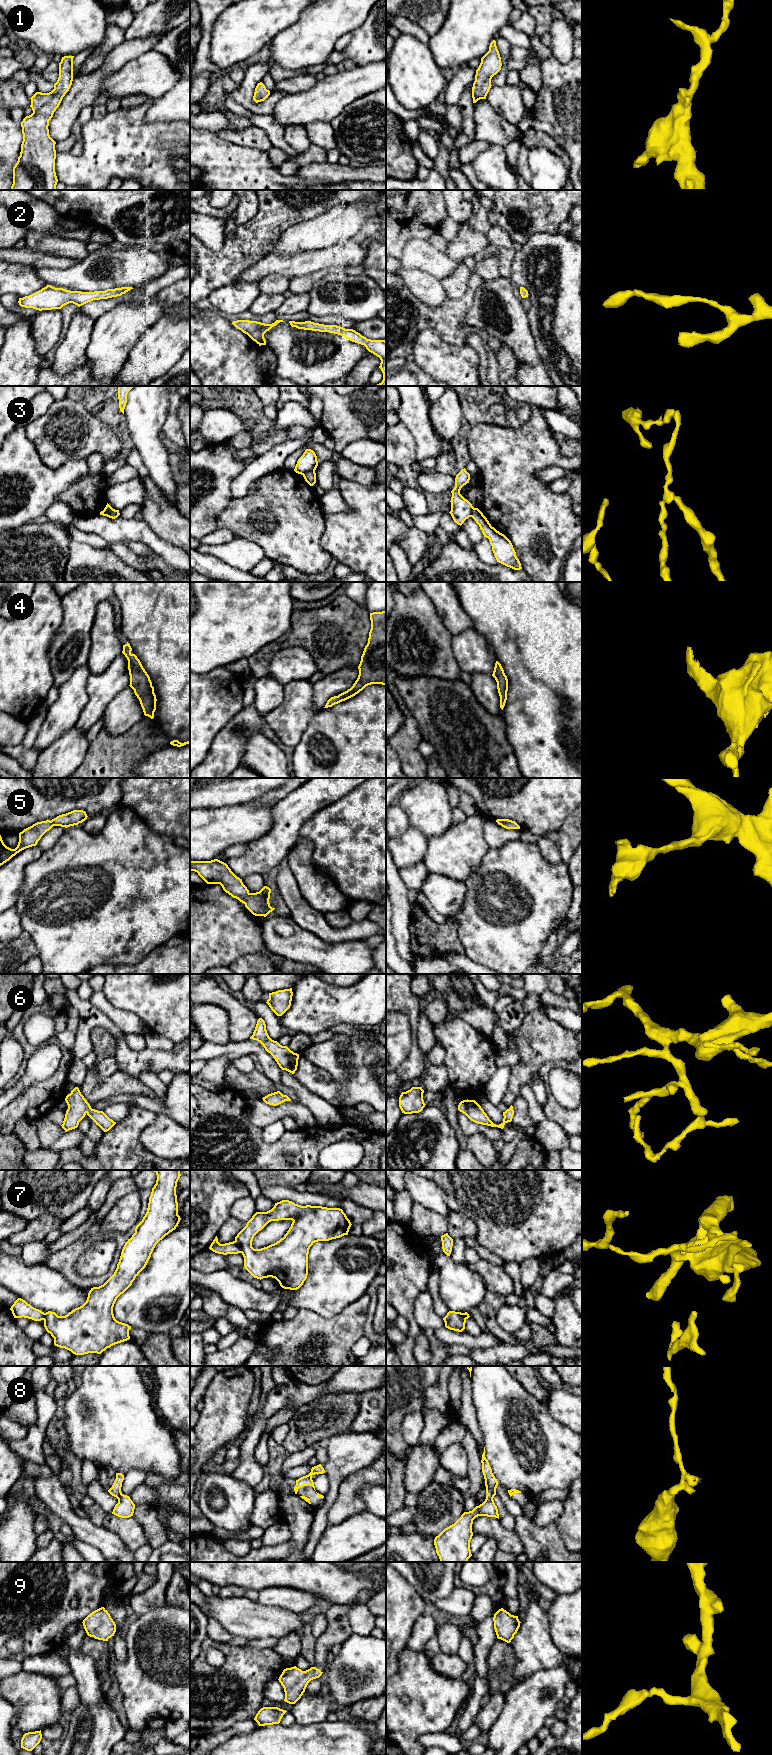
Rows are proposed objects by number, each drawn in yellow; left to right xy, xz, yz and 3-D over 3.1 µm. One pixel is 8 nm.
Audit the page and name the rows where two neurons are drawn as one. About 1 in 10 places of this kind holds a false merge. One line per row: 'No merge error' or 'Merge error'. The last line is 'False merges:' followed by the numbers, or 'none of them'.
1: No merge error
2: No merge error
3: Merge error
4: No merge error
5: No merge error
6: No merge error
7: Merge error
8: No merge error
9: No merge error
False merges: 3, 7

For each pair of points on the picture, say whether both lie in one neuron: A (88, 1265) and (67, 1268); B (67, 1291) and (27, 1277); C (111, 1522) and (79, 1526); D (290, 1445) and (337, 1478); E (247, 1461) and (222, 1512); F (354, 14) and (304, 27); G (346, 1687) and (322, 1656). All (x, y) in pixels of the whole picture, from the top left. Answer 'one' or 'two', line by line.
A: two
B: one
C: two
D: two
E: two
F: one
G: two

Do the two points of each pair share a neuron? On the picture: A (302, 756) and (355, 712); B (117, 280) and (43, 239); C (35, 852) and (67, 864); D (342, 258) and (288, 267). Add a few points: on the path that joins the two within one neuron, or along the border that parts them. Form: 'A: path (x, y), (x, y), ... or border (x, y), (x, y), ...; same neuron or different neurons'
A: path (306, 740), (324, 724), (339, 724); same neuron
B: border (89, 253), (77, 262); different neurons
C: border (43, 851), (38, 858), (31, 861), (24, 869); different neurons
D: path (329, 258), (301, 264); same neuron

